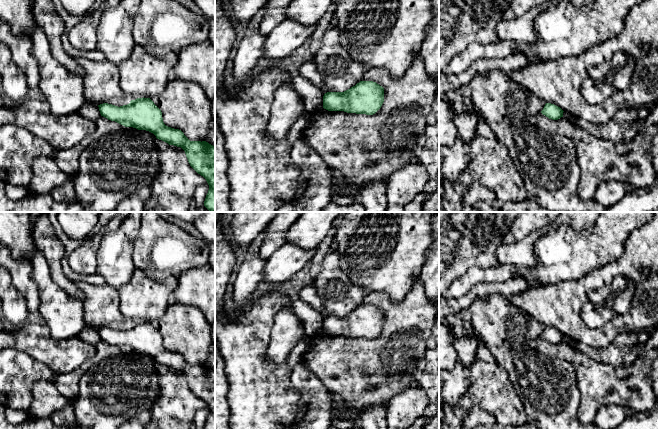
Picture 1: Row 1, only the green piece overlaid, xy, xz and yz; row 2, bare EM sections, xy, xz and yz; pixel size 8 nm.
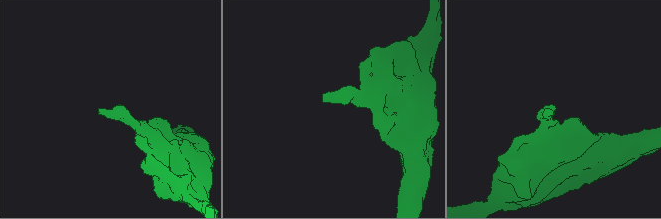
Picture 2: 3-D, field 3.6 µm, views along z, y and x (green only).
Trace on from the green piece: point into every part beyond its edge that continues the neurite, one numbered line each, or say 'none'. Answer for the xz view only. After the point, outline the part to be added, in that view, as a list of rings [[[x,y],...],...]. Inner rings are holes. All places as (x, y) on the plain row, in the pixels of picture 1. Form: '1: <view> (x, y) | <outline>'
none

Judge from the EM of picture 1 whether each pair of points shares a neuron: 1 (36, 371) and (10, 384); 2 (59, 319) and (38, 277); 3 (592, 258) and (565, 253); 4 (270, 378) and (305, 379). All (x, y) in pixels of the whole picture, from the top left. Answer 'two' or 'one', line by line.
1: one
2: one
3: one
4: two

